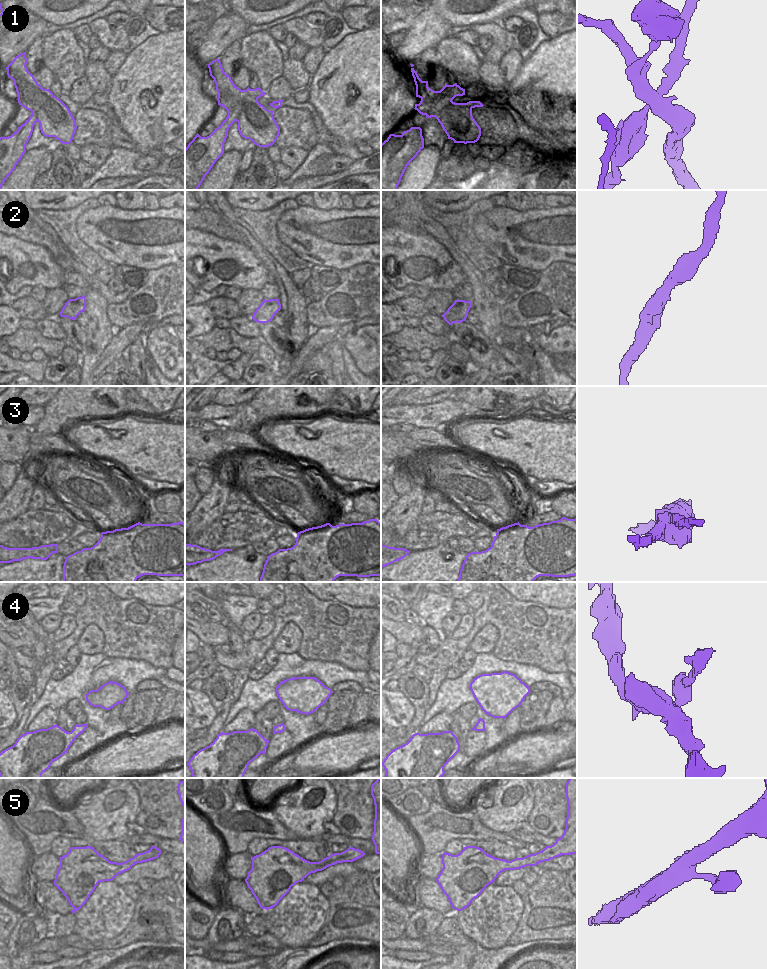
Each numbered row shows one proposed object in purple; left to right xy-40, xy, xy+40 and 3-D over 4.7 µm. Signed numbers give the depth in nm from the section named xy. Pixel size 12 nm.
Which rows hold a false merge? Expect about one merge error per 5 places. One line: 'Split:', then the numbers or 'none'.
Split: 1, 3.

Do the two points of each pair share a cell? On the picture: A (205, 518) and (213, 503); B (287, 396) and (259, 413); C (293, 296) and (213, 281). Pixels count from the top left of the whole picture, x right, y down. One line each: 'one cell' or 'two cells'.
A: one cell
B: one cell
C: two cells

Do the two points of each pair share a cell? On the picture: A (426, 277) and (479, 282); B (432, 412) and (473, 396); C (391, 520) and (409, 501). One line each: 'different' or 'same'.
A: different
B: different
C: same

